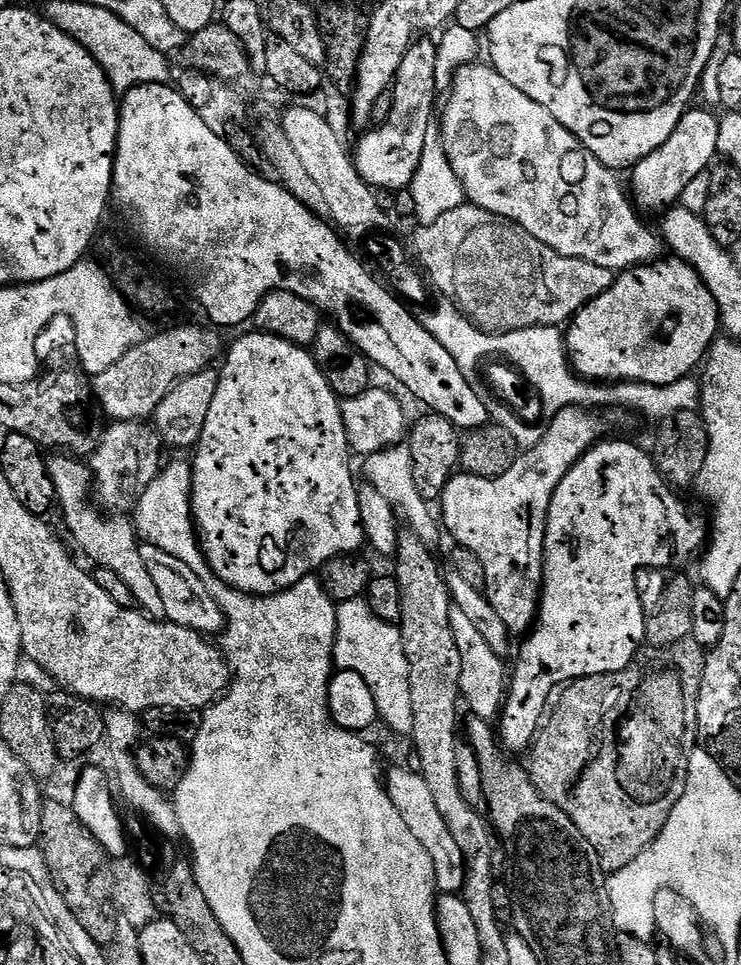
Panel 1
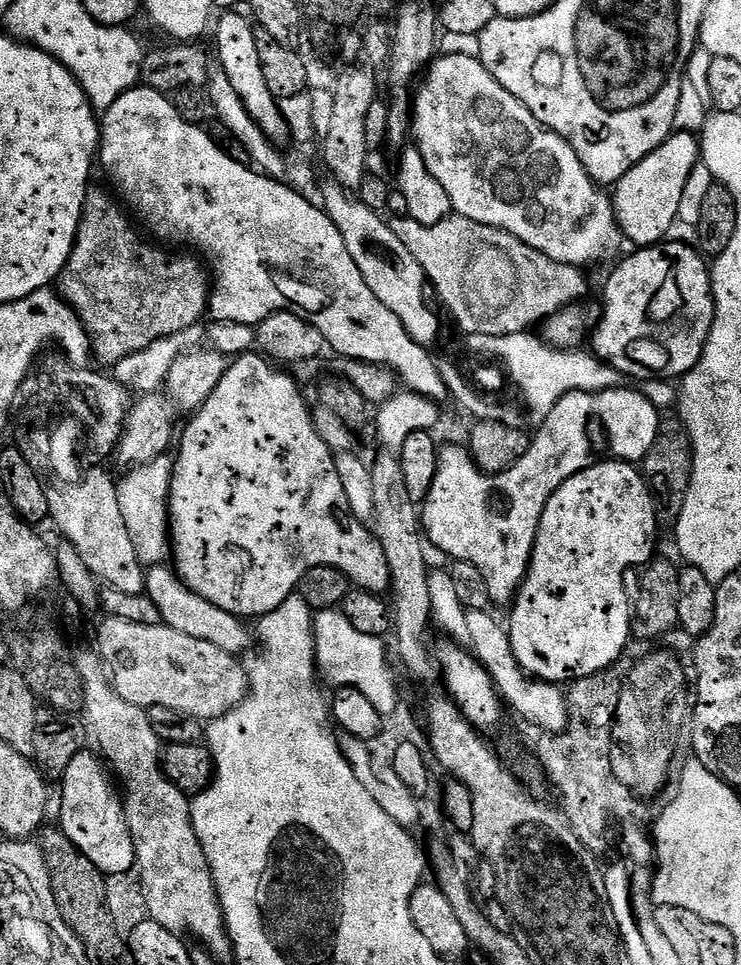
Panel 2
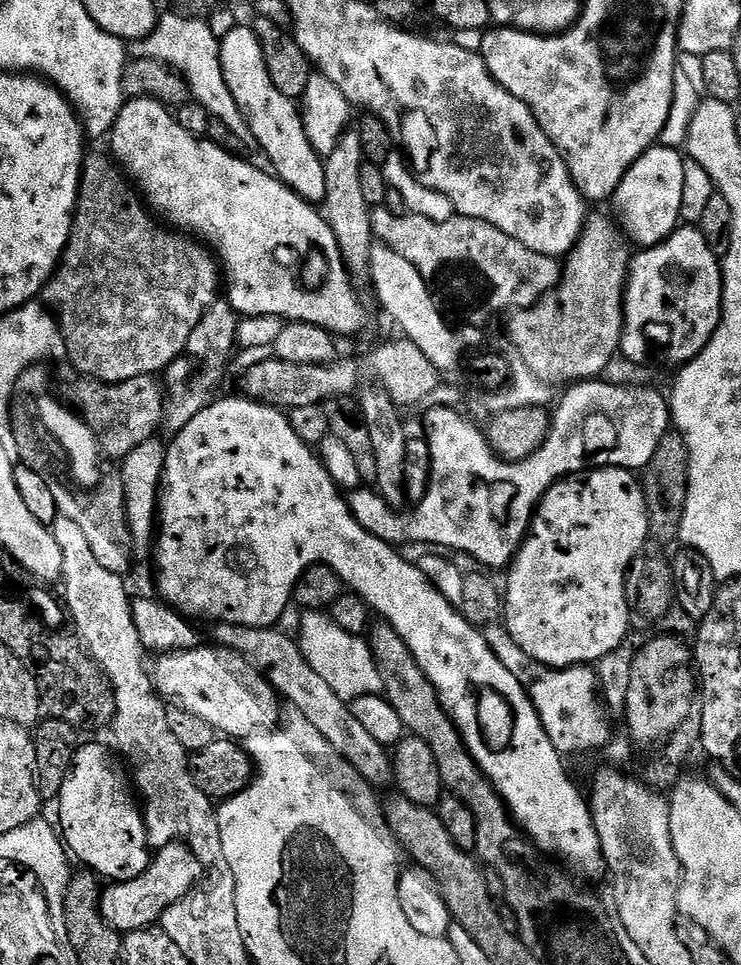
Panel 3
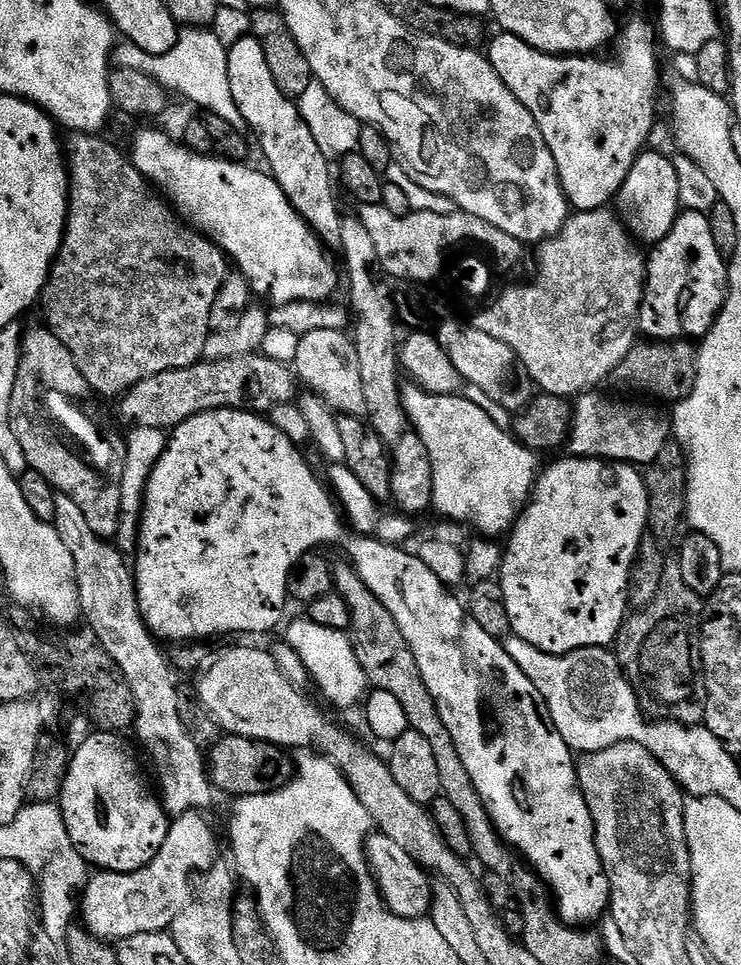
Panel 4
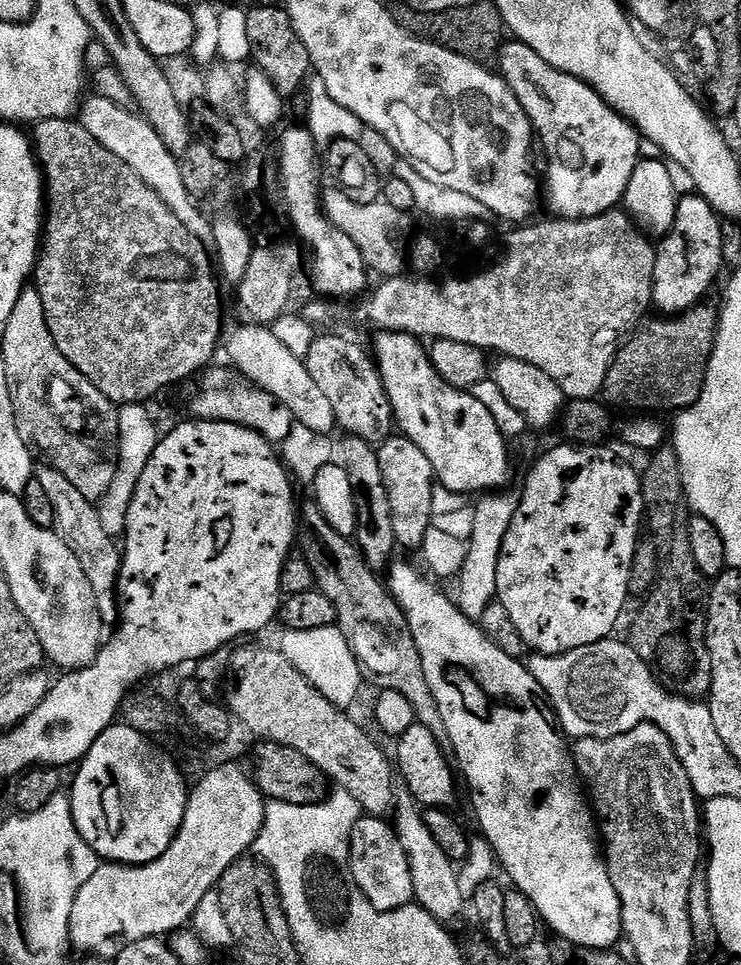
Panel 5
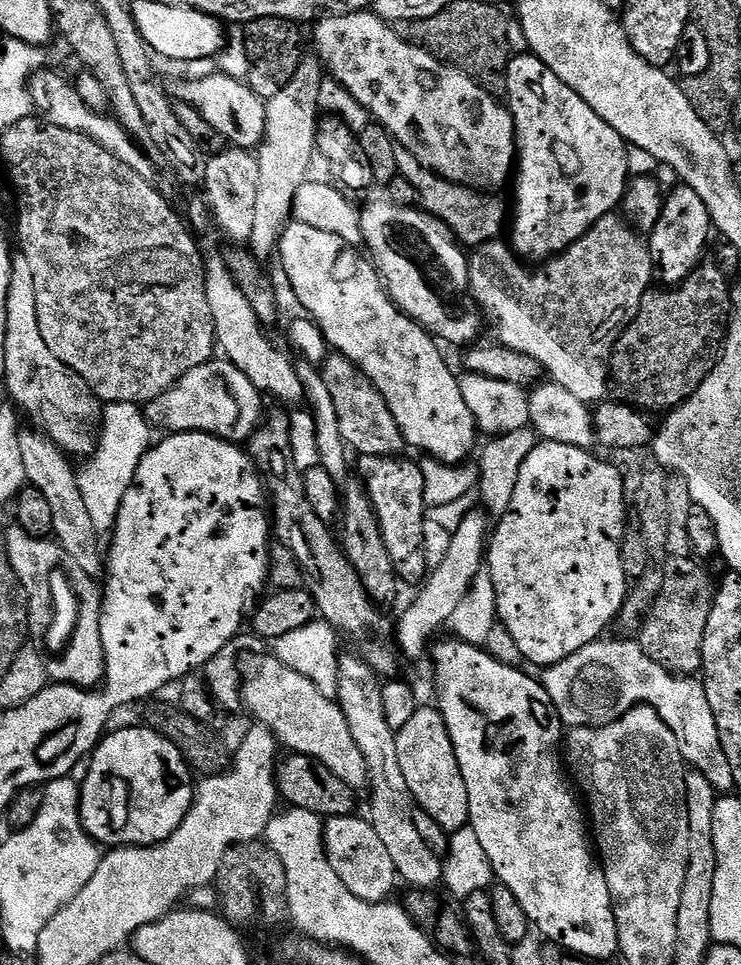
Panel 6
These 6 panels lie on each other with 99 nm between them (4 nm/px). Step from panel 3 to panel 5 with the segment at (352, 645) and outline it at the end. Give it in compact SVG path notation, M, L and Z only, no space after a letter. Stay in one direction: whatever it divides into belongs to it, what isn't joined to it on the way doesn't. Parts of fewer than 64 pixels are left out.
M339 627L323 628L322 630L285 631L278 644L278 651L329 700L335 708L351 709L351 704L360 696L360 663L354 658L352 648L341 634Z

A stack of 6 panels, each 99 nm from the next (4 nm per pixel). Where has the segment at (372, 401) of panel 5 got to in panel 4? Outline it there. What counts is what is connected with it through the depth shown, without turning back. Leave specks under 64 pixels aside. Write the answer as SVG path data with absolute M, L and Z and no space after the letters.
M314 330L300 337L298 354L291 362L297 381L304 384L329 408L346 416L363 417L367 413L366 393L362 390L362 369L358 363L356 341L347 331Z

